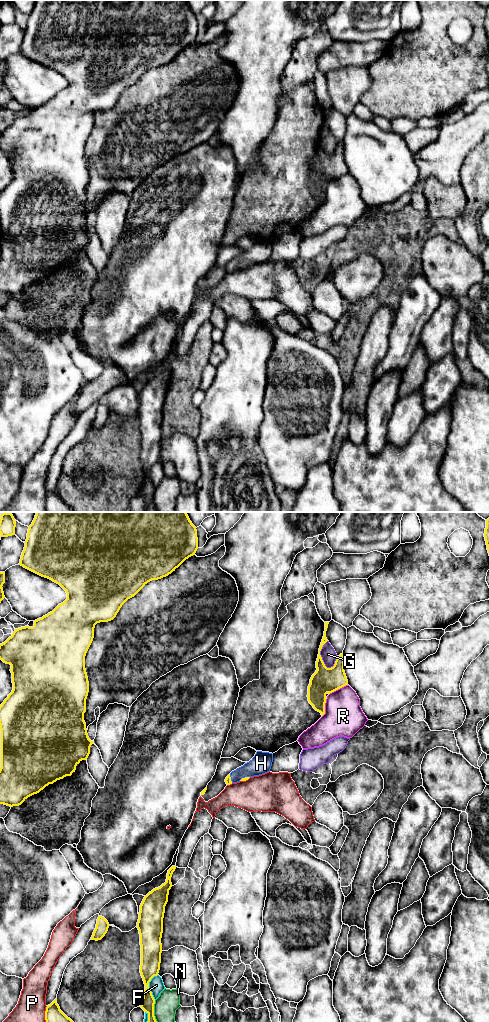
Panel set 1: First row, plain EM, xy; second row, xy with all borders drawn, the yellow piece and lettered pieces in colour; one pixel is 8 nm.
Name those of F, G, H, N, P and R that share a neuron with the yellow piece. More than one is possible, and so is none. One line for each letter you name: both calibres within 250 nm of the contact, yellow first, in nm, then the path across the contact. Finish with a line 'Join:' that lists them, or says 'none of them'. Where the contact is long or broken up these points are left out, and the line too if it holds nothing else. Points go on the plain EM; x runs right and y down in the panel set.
H: calibres 30 and 170 nm; way xy (246, 266), (245, 265), (261, 251)
Join: H

